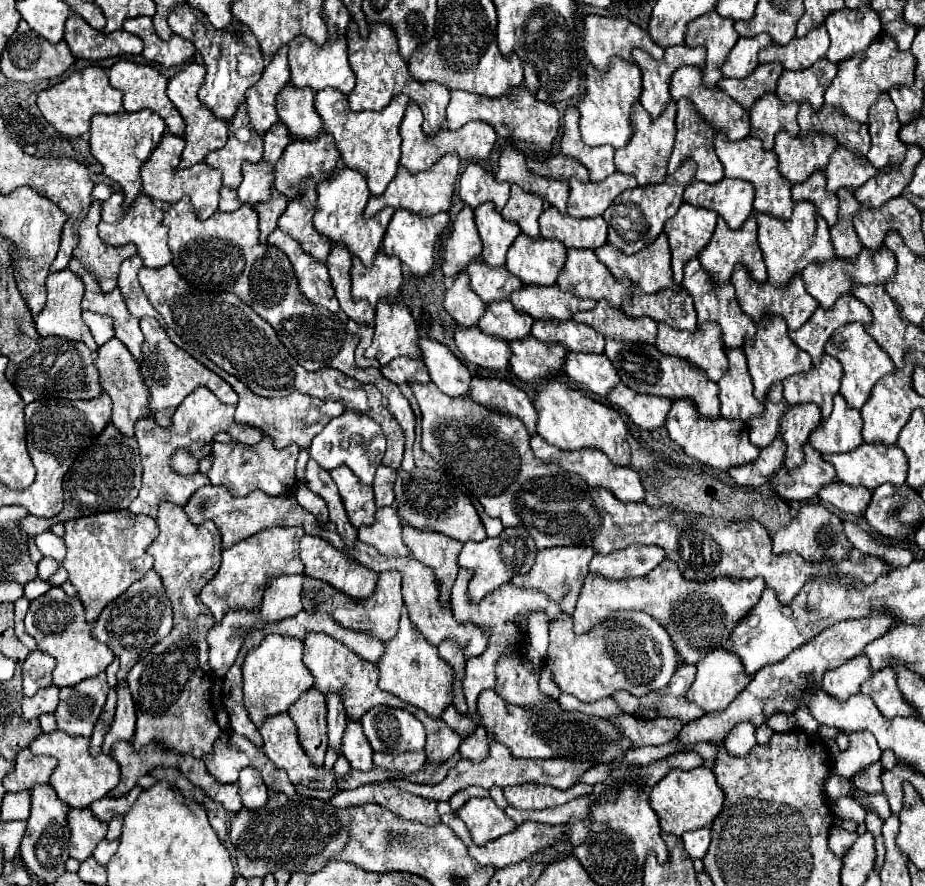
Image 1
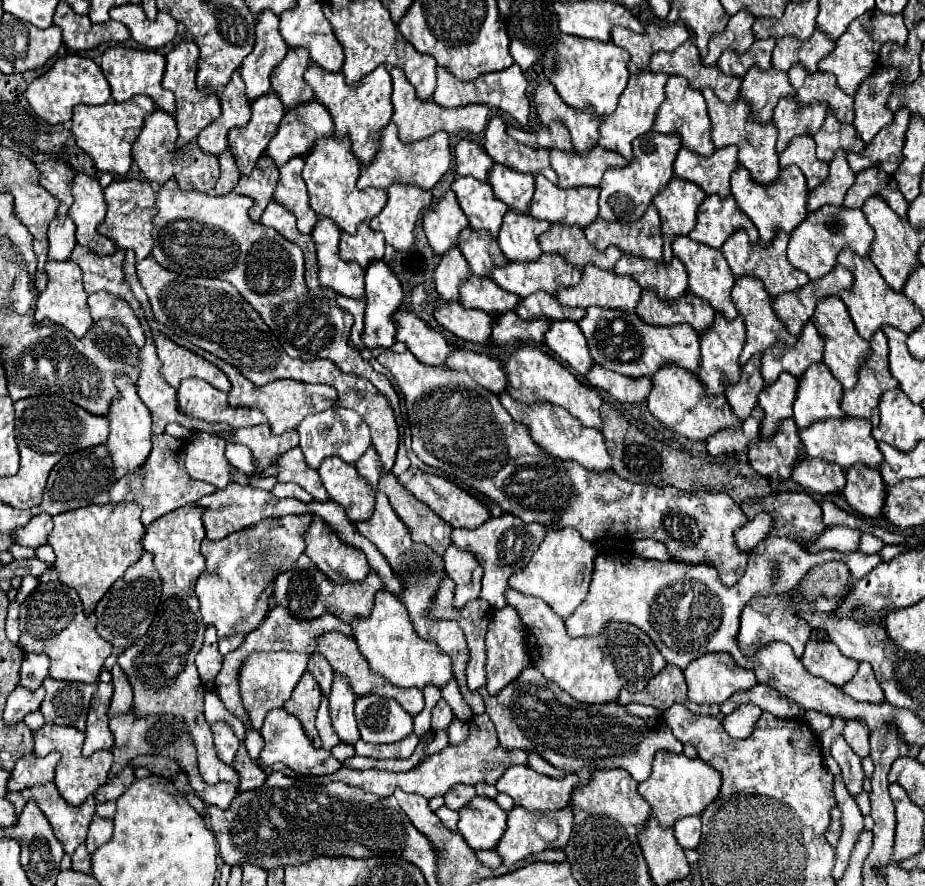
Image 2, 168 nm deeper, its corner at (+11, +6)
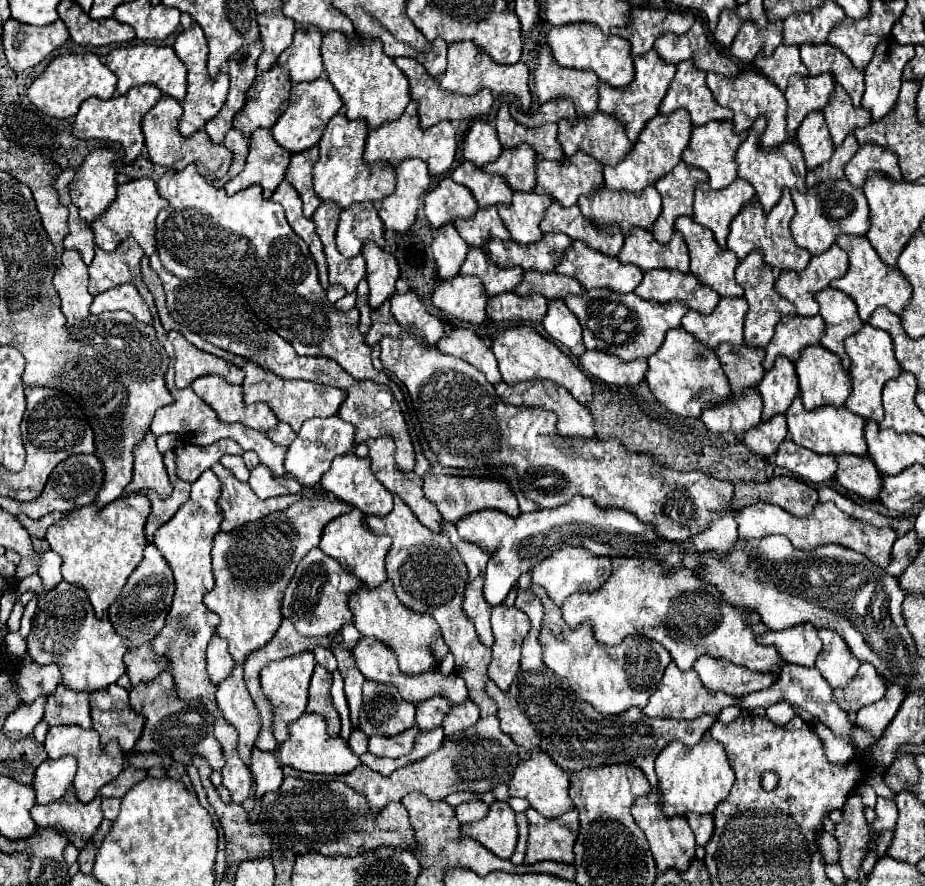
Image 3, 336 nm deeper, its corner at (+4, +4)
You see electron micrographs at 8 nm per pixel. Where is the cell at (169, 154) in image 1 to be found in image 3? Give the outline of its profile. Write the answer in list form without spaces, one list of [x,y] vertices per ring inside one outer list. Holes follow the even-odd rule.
[[[161,96],[159,102],[155,102],[155,106],[143,116],[143,134],[145,134],[145,146],[149,152],[149,158],[155,164],[161,164],[173,170],[183,170],[187,164],[195,164],[199,174],[209,182],[223,178],[233,160],[231,150],[227,150],[223,144],[213,144],[205,130],[197,130],[197,134],[183,138],[181,132],[177,130],[179,118],[181,118],[181,104],[171,96]]]

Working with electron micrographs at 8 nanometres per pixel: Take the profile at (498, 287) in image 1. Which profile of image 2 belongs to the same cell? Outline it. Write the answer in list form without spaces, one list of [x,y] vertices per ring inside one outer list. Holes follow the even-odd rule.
[[[466,228],[460,234],[458,248],[462,250],[464,258],[468,260],[472,274],[476,274],[480,278],[490,276],[496,266],[508,264],[506,256],[500,252],[496,240],[488,240],[488,236],[484,236],[484,232],[472,232],[472,228]]]

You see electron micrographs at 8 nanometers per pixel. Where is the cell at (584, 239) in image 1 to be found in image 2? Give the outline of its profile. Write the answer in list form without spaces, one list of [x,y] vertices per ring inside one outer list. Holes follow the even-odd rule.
[[[536,176],[536,190],[532,196],[530,216],[562,226],[590,226],[598,216],[600,188],[576,188],[564,192],[544,176]]]

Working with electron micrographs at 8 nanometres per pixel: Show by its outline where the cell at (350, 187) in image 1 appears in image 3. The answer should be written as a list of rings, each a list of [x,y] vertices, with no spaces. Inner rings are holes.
[[[345,114],[333,116],[319,140],[319,160],[313,170],[313,182],[315,182],[315,192],[321,200],[333,200],[341,208],[347,208],[355,202],[365,202],[365,200],[383,200],[391,190],[395,190],[395,168],[387,166],[387,162],[375,162],[369,166],[363,158],[365,150],[365,140],[367,140],[367,122],[365,120],[349,120]]]

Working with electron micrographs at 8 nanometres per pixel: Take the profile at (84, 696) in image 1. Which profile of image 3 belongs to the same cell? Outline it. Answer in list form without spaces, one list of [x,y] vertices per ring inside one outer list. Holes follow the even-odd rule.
[[[59,686],[59,690],[47,698],[43,720],[49,726],[59,724],[79,724],[83,728],[91,728],[89,718],[89,694],[77,692],[67,686]]]

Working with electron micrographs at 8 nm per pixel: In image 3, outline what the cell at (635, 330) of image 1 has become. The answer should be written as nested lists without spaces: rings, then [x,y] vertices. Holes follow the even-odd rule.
[[[583,240],[573,242],[555,268],[559,274],[571,274],[585,290],[607,286],[619,292],[633,292],[643,272],[635,264],[621,264],[617,258],[601,254]]]

